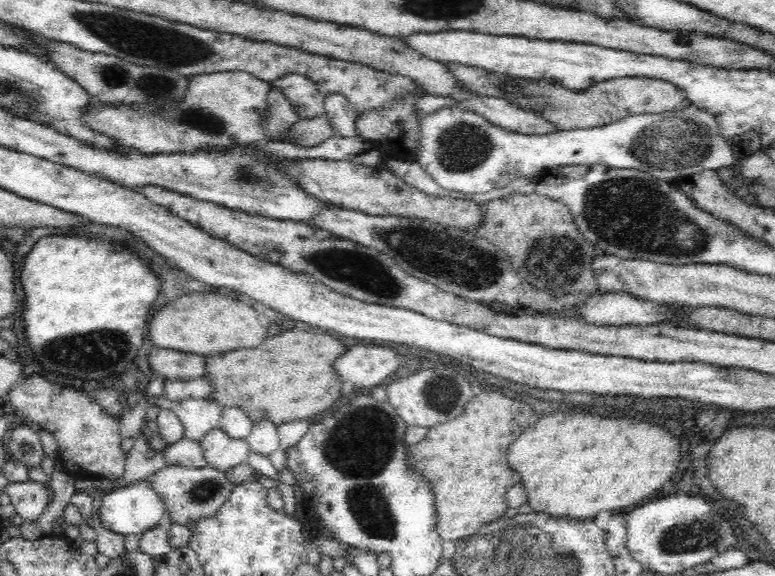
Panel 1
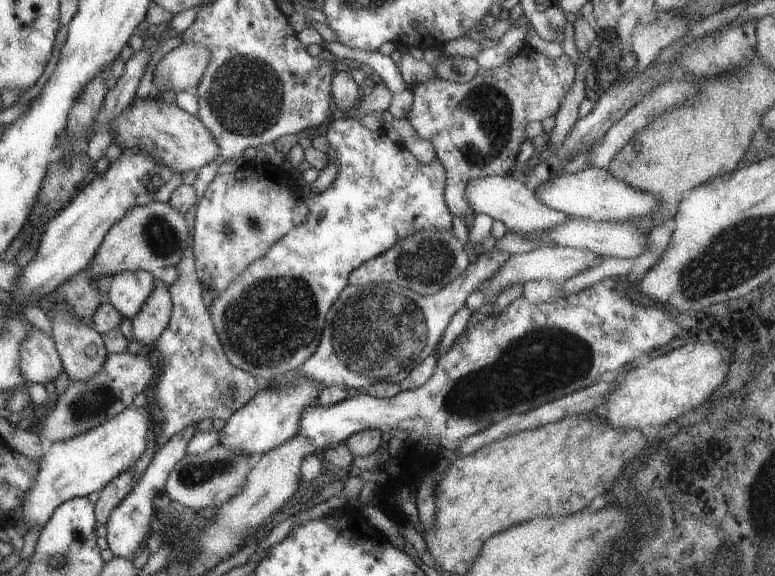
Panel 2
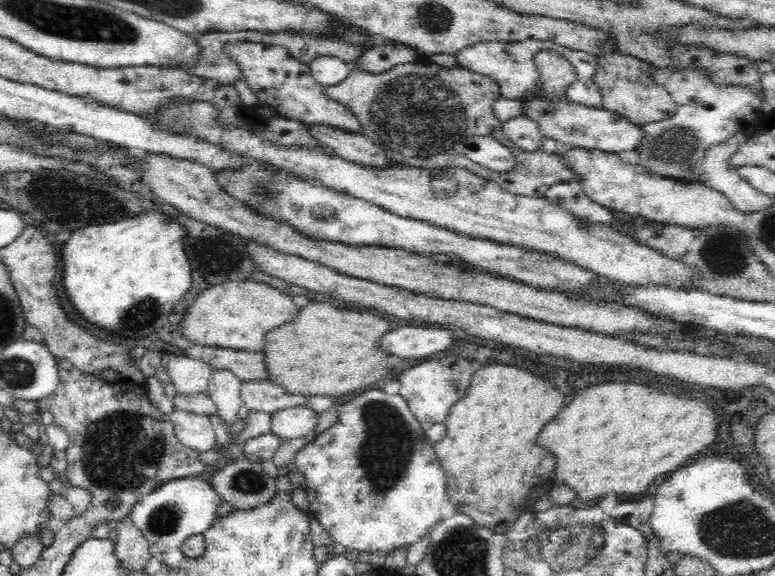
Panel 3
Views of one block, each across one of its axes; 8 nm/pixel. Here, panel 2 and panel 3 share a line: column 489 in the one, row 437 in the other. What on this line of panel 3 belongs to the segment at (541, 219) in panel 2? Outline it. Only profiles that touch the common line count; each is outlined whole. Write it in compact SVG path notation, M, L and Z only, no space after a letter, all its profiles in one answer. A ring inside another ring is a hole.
M174 410L169 418L173 423L176 439L182 446L198 453L208 452L217 446L216 432L208 416Z

